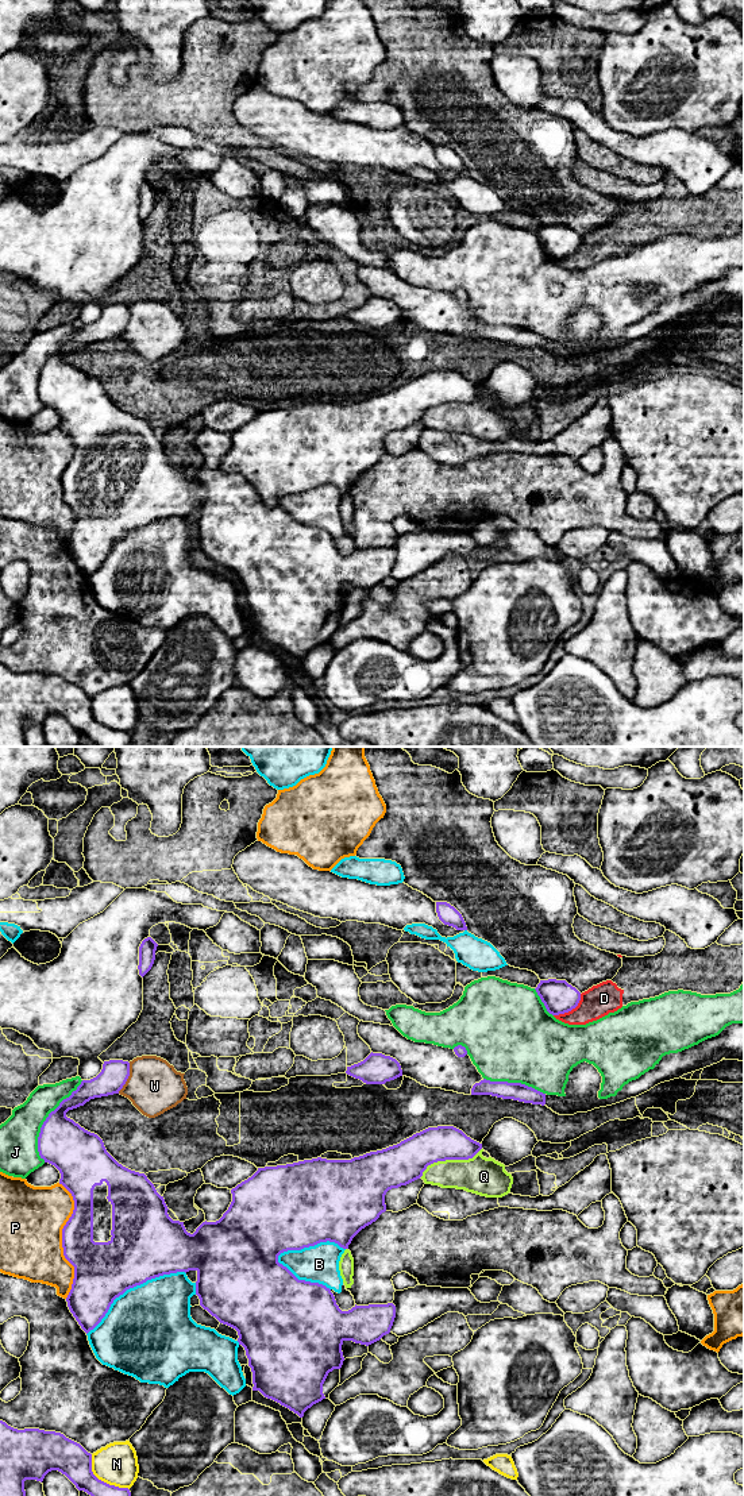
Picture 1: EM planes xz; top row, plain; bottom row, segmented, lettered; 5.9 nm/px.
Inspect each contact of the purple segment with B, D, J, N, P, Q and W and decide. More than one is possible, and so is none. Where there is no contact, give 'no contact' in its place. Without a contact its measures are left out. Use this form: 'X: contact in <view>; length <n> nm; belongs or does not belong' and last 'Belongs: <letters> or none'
B: contact in xz; length 420 nm; does not belong
D: contact in xz; length 220 nm; does not belong
J: contact in xz; length 550 nm; does not belong
N: contact in xz; length 320 nm; does not belong
P: contact in xz; length 700 nm; does not belong
Q: contact in xz; length 400 nm; does not belong
W: contact in xz; length 200 nm; does not belong
Belongs: none

